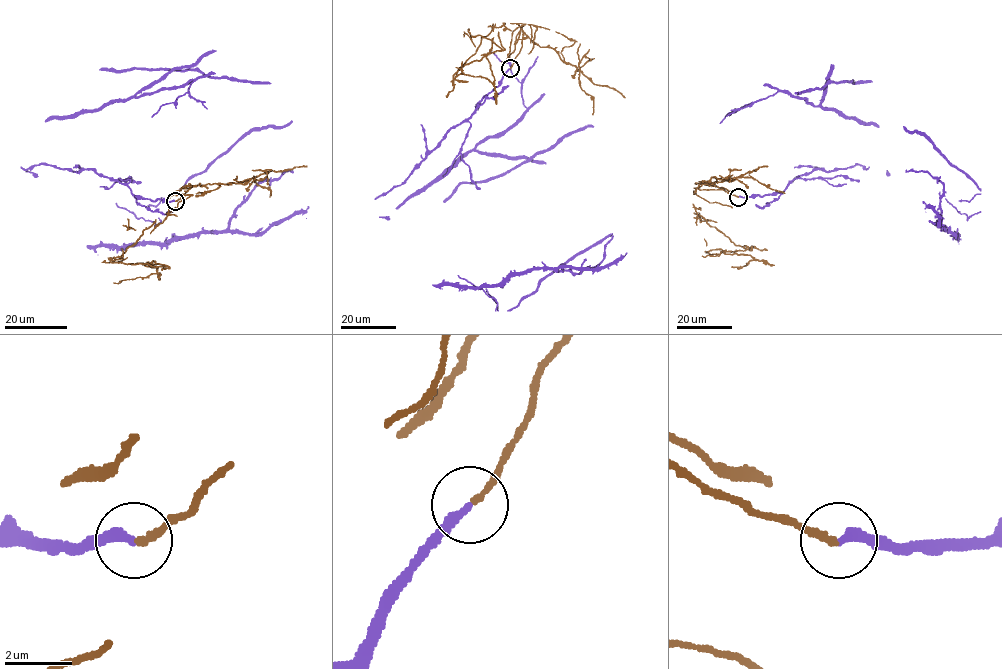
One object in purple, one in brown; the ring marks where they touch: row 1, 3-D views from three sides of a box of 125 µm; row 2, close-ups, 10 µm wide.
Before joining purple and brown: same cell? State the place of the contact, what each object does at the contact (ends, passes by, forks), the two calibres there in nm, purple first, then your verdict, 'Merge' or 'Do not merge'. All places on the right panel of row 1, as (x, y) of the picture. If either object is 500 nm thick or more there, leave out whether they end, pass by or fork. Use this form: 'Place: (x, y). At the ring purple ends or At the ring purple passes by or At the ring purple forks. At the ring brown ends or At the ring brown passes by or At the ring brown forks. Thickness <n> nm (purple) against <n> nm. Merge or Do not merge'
Place: (738, 197). At the ring purple ends. At the ring brown ends. Thickness 280 nm (purple) against 190 nm. Do not merge

